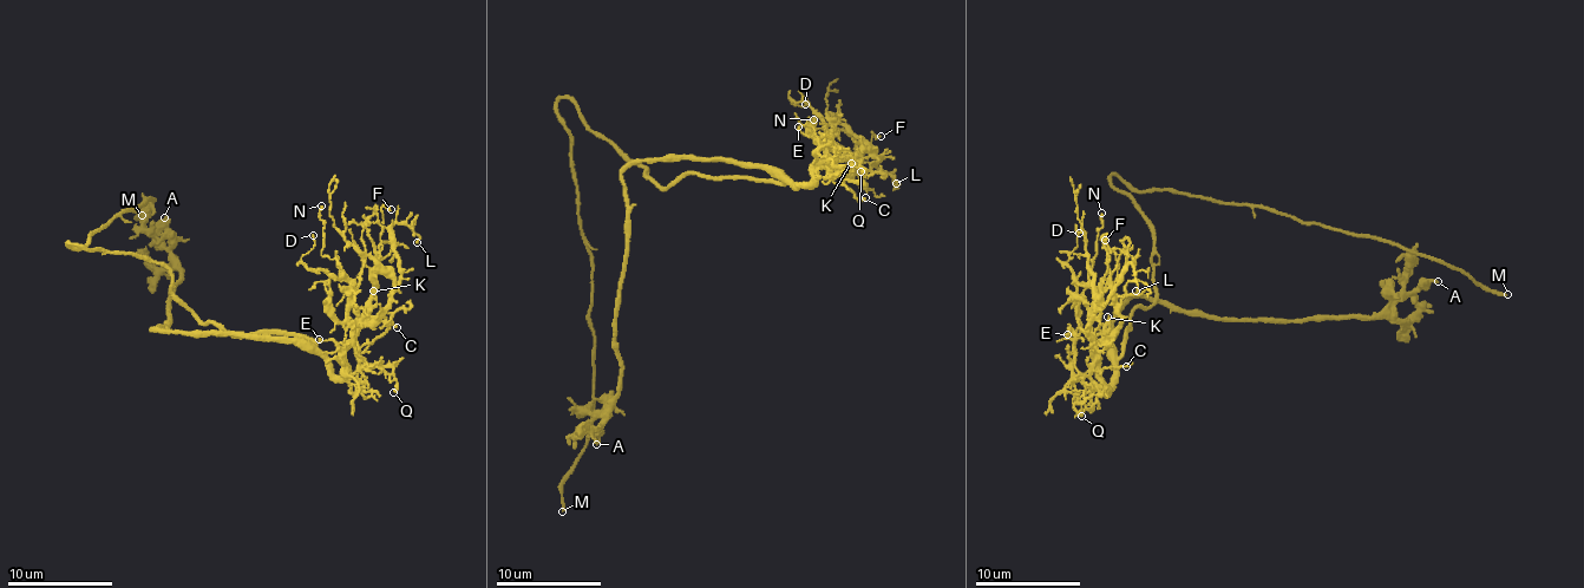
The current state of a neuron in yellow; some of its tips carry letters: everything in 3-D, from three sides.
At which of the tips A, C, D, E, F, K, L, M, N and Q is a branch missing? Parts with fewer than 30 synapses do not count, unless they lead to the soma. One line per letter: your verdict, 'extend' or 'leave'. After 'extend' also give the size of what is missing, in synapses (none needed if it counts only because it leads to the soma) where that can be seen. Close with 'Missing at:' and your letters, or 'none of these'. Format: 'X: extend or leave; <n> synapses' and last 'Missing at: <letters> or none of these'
A: leave
C: leave
D: leave
E: leave
F: leave
K: leave
L: leave
M: extend
N: leave
Q: leave
Missing at: M

